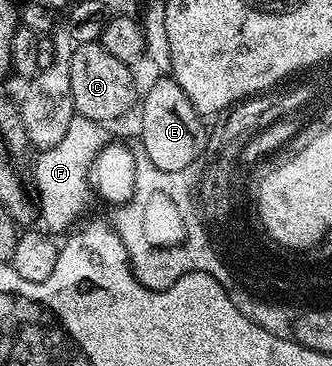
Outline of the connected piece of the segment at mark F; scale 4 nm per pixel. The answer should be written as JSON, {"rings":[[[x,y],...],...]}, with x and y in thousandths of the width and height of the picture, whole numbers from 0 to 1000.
{"rings":[[[229,314],[208,336],[208,358],[196,358],[196,380],[184,380],[172,402],[148,402],[114,421],[117,432],[105,440],[108,519],[102,516],[111,530],[111,582],[123,604],[133,604],[127,612],[157,639],[199,639],[229,612],[223,604],[247,587],[250,568],[262,560],[268,475],[289,448],[289,432],[328,385],[319,358],[325,355],[307,339]]]}

